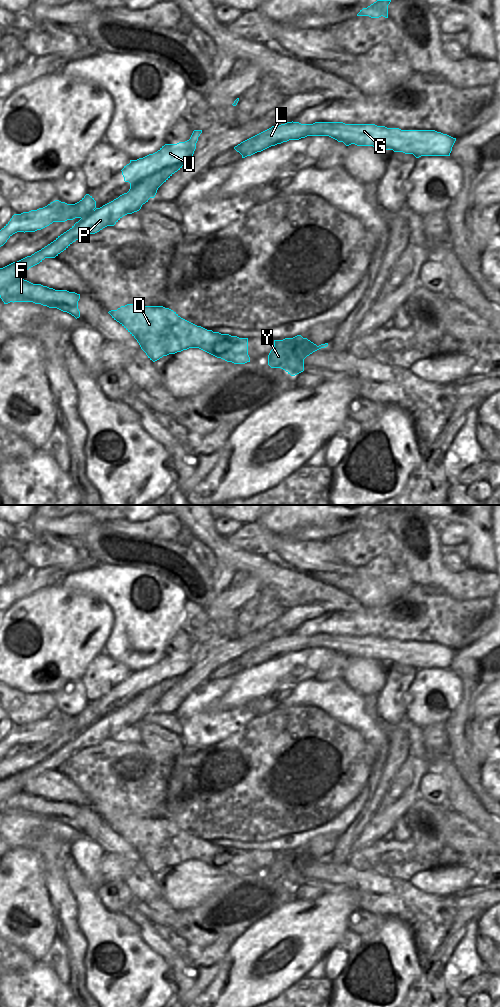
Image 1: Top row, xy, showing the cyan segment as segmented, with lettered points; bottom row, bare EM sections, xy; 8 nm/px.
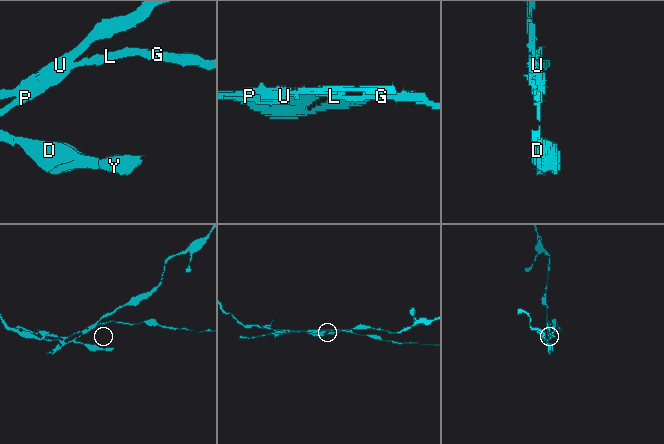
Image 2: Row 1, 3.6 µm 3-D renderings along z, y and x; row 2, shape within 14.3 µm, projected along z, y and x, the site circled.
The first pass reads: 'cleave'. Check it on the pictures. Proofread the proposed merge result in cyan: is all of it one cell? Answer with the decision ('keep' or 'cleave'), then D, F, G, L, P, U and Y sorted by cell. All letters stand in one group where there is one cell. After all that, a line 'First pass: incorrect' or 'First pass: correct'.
cleave; D F P U Y / G L
First pass: correct

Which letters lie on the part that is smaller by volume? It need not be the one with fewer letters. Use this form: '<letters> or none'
G, L.

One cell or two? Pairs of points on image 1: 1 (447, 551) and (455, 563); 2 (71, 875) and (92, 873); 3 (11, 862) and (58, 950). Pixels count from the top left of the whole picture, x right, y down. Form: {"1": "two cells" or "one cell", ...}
{"1": "one cell", "2": "two cells", "3": "two cells"}

